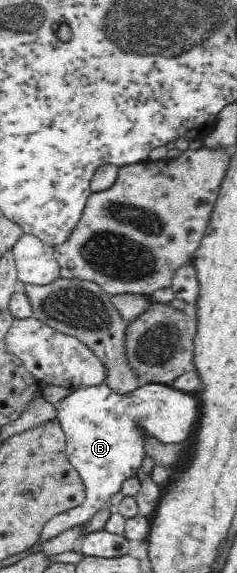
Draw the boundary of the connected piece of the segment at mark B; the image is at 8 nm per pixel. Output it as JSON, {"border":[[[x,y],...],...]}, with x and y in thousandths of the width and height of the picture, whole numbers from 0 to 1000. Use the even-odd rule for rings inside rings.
{"border":[[[447,667],[414,674],[329,674],[304,677],[295,688],[228,705],[274,757],[274,773],[291,806],[342,832],[363,855],[363,873],[342,883],[278,895],[241,897],[186,918],[169,942],[135,955],[169,955],[203,942],[232,939],[278,925],[329,920],[376,908],[430,887],[447,885],[464,869],[511,857],[540,834],[591,832],[591,815],[612,798],[612,761],[650,763],[679,773],[764,773],[802,770],[827,750],[840,728],[840,700],[827,689],[743,681],[700,670],[608,670],[540,688],[489,688]]]}

